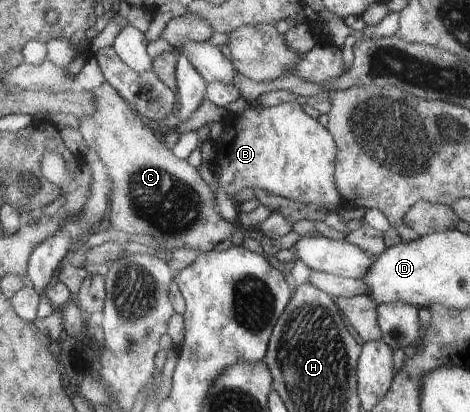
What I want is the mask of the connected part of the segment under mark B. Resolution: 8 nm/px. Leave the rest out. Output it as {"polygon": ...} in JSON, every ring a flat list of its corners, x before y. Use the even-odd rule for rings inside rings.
{"polygon":[[255,103,249,104,241,114,232,114,223,121,220,136,212,140,215,152,213,173,217,177,228,198,240,210,240,204,235,200,237,192,243,188,263,189,267,192,305,204,315,203,325,206,343,206,342,196,333,180,336,172,335,152,339,147,333,142,333,134,329,134,317,120,307,116,298,103,282,103,274,107,263,107]]}

